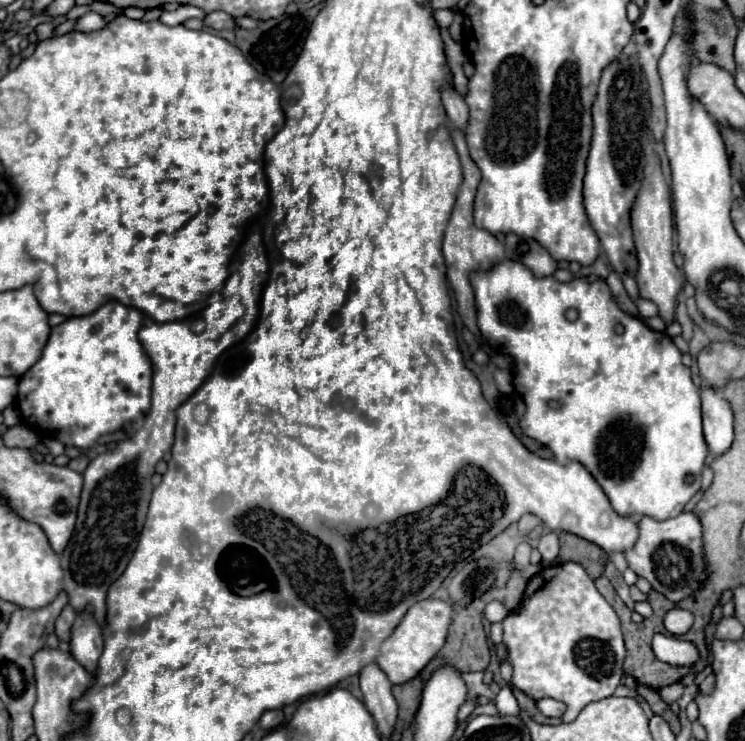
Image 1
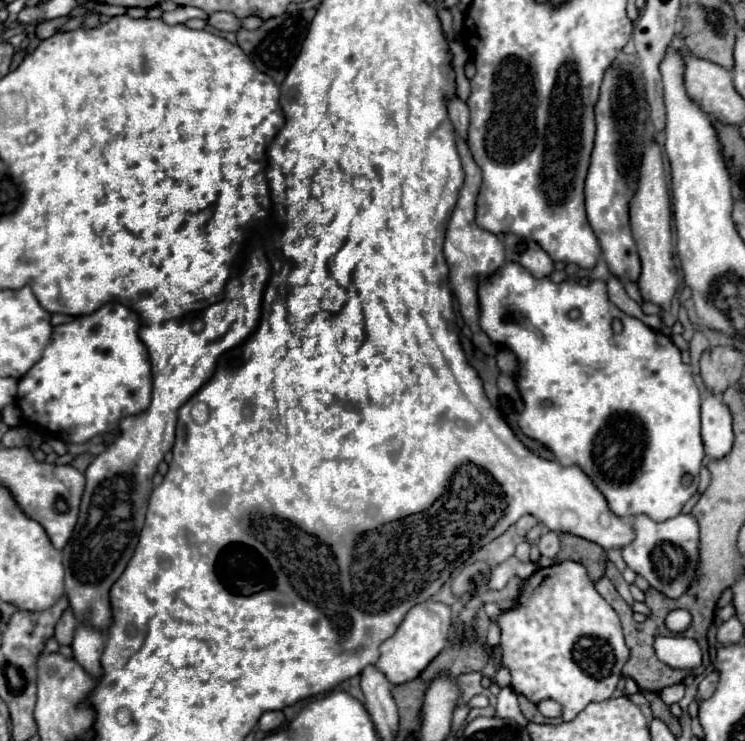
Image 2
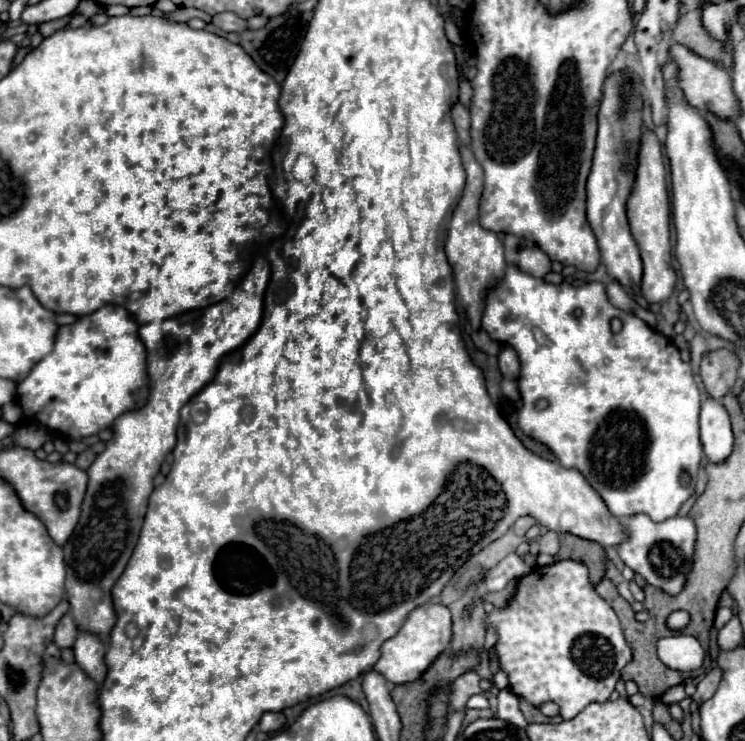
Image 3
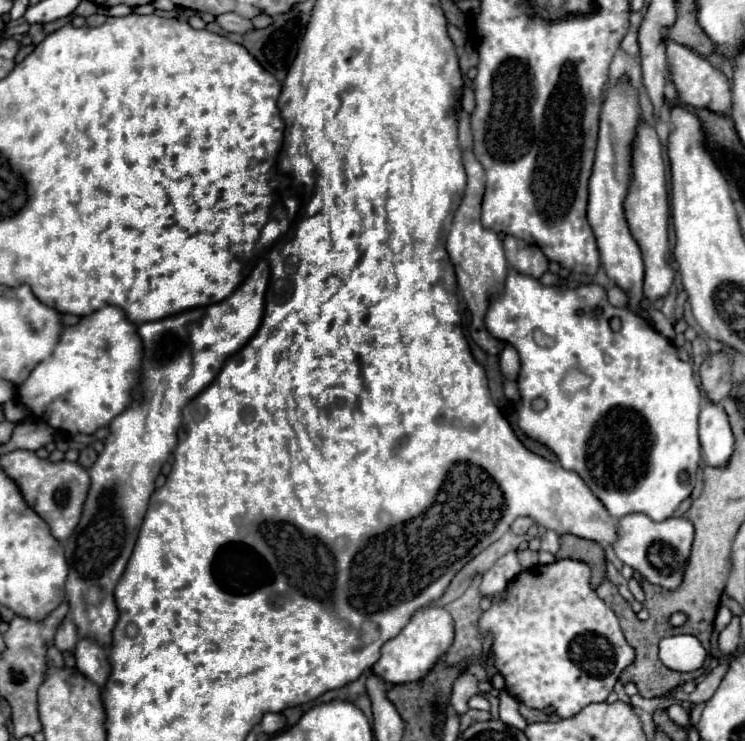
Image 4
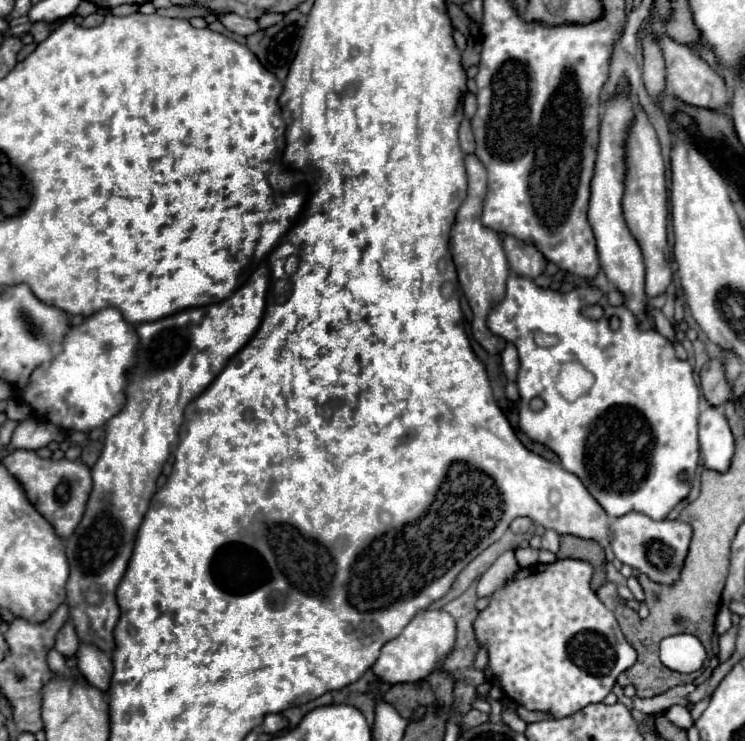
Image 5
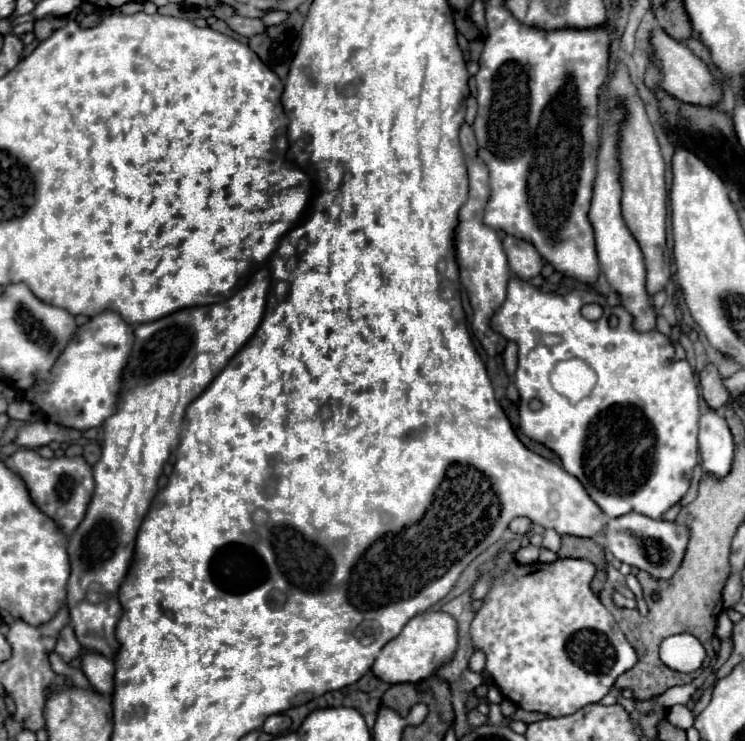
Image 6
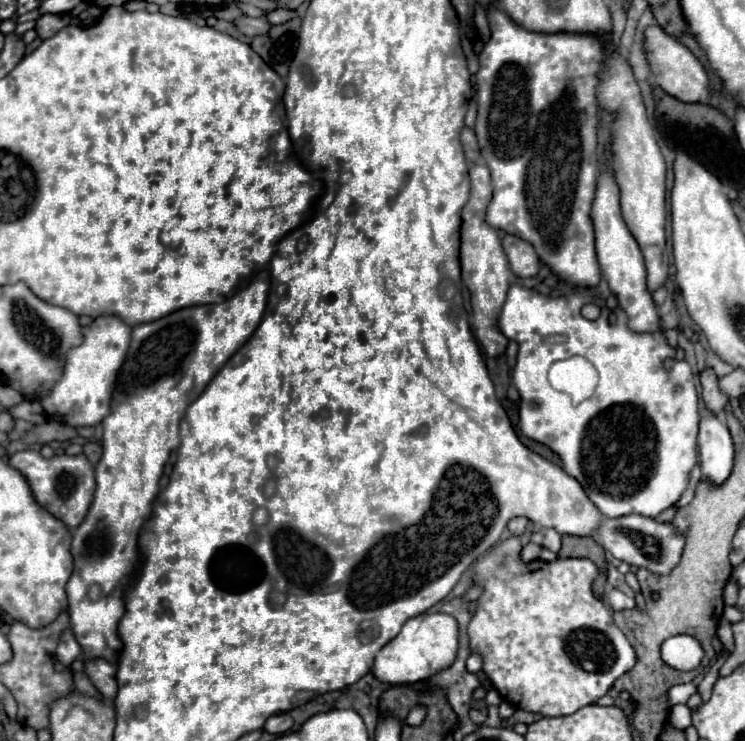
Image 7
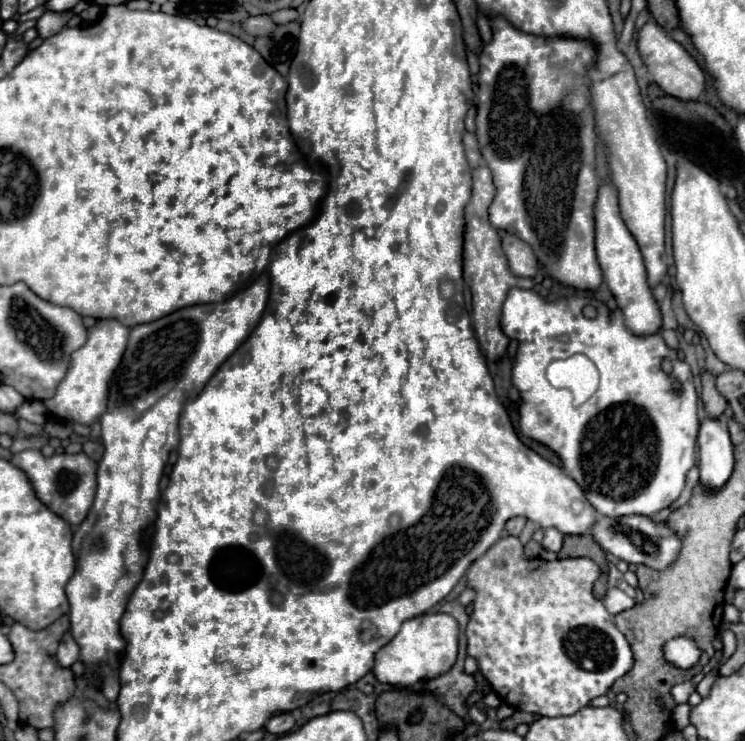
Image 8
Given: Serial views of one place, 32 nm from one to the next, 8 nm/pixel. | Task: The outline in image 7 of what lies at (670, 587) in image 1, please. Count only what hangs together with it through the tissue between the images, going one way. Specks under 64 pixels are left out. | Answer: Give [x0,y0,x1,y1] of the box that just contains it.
[594,514,686,576]

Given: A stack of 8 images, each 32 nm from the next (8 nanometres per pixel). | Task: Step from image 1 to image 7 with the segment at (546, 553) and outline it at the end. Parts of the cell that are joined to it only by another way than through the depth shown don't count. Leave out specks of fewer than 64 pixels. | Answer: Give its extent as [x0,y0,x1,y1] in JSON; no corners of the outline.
[542,530,560,552]

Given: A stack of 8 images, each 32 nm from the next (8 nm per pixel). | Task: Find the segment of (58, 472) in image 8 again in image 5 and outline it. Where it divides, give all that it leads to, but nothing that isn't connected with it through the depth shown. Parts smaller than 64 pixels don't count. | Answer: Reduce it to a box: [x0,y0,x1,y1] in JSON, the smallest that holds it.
[2,450,92,538]

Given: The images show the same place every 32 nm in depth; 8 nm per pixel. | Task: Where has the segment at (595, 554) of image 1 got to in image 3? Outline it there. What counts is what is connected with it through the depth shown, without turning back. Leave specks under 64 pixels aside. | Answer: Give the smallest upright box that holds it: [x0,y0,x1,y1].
[556,534,606,584]

